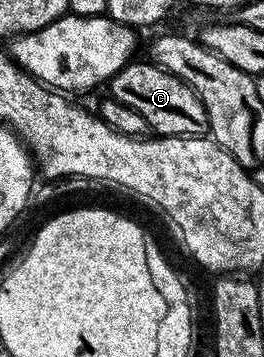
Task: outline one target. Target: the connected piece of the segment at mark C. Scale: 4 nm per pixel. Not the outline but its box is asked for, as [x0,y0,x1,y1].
[106,62,208,136]

